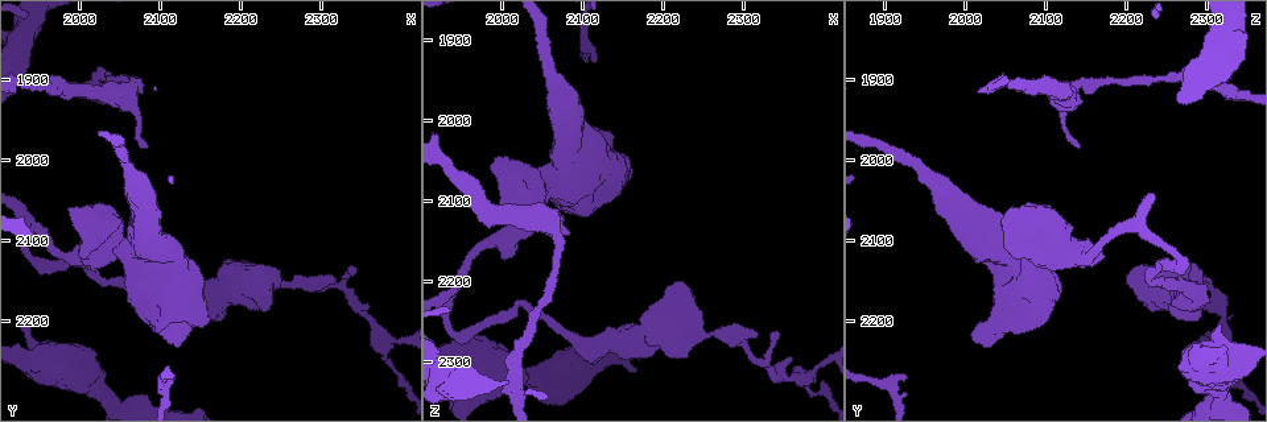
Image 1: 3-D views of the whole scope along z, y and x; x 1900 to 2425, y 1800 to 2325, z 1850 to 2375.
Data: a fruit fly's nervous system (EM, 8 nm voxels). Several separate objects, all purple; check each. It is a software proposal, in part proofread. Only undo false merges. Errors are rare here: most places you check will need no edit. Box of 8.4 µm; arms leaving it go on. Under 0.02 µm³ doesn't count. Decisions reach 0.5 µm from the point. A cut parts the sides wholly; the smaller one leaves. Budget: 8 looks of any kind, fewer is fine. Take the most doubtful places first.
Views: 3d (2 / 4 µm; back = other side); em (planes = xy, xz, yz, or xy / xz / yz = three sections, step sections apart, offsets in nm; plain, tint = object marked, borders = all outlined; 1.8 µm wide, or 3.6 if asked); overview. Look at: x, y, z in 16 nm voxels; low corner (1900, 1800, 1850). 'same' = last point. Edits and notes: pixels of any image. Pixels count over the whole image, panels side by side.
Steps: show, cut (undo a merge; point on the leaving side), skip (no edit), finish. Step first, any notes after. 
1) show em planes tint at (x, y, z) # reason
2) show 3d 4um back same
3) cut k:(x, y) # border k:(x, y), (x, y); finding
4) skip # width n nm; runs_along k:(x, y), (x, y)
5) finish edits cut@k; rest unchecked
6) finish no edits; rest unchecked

show em xz step 4 tint at (2080, 2125, 2085) # calibre changes

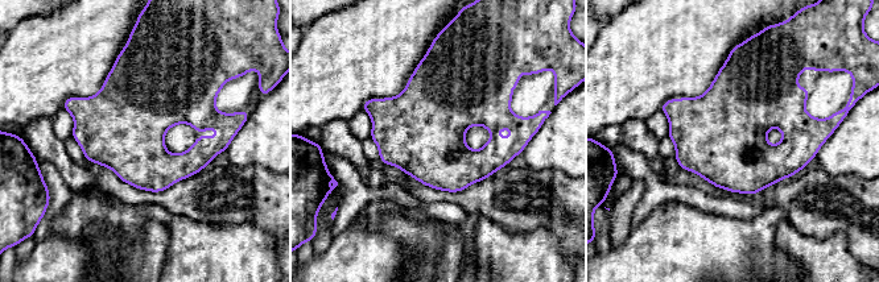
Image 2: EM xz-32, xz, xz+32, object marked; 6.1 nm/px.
show em planes tint same # cut it another way

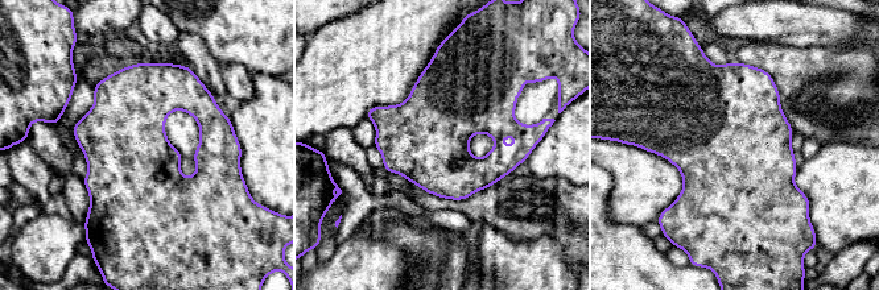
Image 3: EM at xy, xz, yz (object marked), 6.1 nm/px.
skip # width 550 nm; continuous, no second neuron

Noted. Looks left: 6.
show em planes borders at (2375, 2225, 2325) # side arm on a straight run

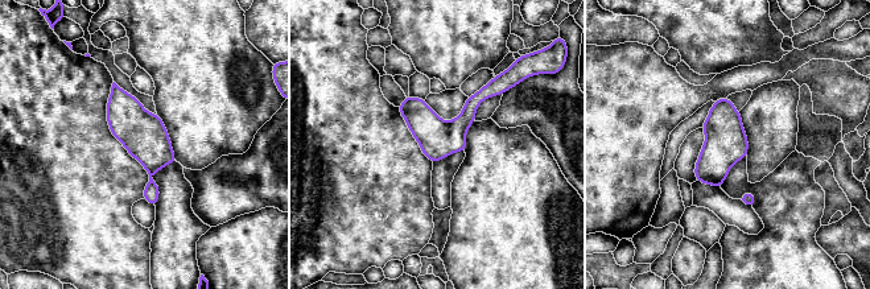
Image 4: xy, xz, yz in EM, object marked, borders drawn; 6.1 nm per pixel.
skip # width 240 nm; continuous, no second neuron

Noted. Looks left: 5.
show 3d 4um at (2030, 2155, 2230) # abrupt turn

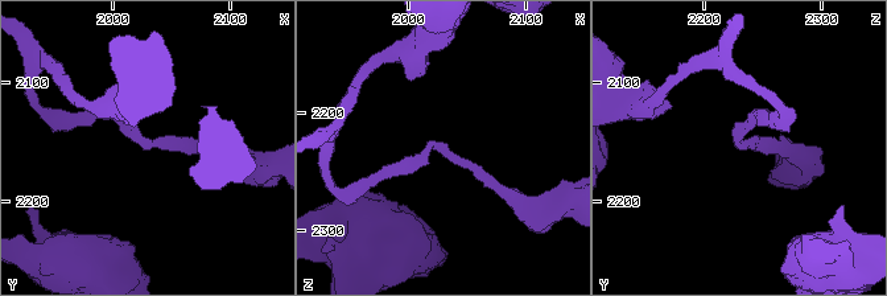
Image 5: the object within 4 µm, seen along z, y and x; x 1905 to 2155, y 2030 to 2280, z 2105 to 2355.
show em planes tint at (2028, 2150, 2228)

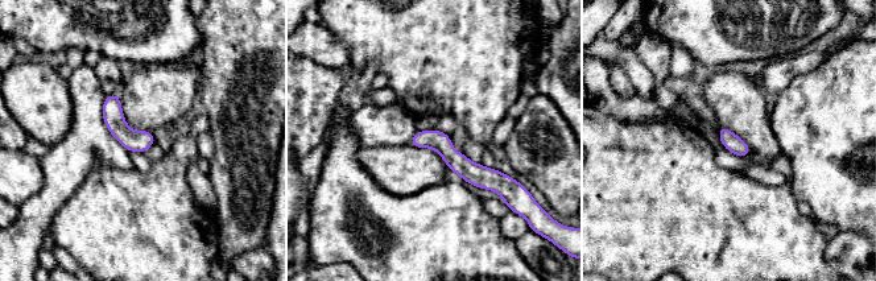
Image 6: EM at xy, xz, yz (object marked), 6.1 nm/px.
skip # runs_along 6:(414, 140), (501, 180); all the same neuron

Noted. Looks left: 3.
finish no edits; rest unchecked

